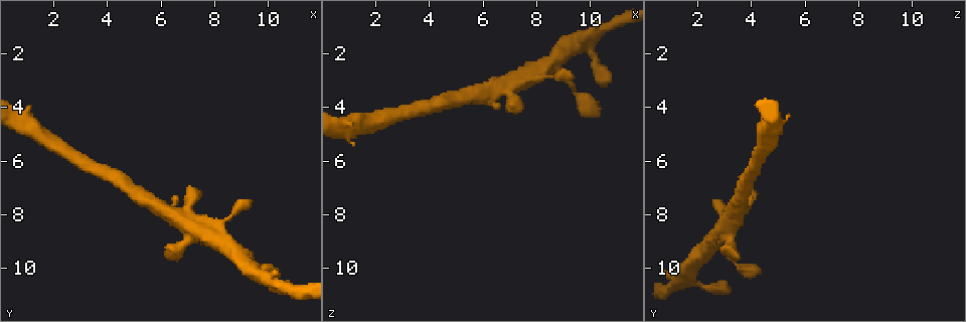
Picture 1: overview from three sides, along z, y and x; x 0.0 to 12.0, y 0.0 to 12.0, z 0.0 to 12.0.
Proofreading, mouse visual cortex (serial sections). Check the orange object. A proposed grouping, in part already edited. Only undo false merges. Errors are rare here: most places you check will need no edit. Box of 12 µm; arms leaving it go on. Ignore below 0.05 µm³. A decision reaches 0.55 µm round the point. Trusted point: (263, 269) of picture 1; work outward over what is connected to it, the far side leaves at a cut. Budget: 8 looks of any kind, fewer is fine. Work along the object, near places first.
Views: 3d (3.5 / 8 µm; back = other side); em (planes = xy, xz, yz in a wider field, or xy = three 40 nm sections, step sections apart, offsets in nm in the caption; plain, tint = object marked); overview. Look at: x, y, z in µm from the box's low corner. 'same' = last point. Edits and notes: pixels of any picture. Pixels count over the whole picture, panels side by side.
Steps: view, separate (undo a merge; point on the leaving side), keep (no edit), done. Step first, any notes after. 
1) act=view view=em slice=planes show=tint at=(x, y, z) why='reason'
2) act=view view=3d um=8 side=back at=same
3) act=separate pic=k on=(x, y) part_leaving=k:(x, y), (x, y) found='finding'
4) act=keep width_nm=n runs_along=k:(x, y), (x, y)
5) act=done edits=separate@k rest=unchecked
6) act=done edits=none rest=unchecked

act=view view=3d um=3.5 side=back at=(8.7, 9.3, 2.4) why='sharp bend'

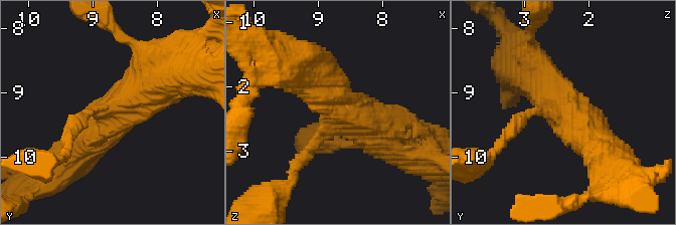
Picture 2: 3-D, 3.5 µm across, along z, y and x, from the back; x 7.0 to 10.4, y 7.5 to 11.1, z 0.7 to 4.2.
act=view view=em slice=xy step=5 show=tint at=(8.70, 9.30, 2.40) arms=3 arm_widths_nm=200,500,600 why='need the tissue'

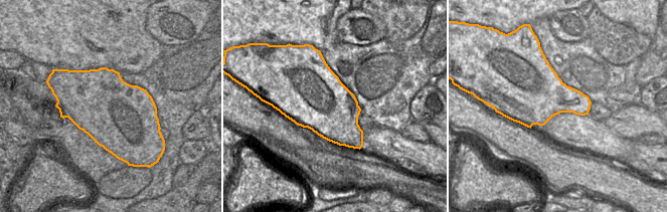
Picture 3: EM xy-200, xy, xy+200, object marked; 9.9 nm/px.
act=keep runs_along=2:(74, 130), (164, 74) found='one cell here'

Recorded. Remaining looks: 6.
act=view view=3d um=8 at=(6.8, 7.8, 3.4) why='two arms in line, one across'

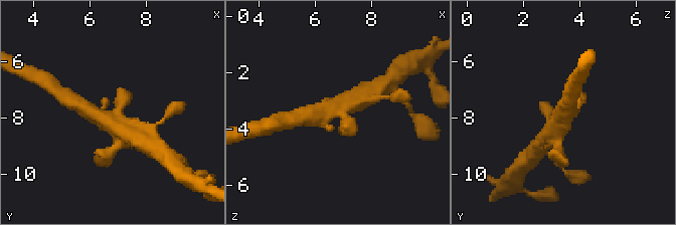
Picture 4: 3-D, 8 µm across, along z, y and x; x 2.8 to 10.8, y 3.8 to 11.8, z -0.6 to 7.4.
act=view view=em slice=xy step=1 show=tint at=(6.8, 7.9, 3.4) why='need the tissue'

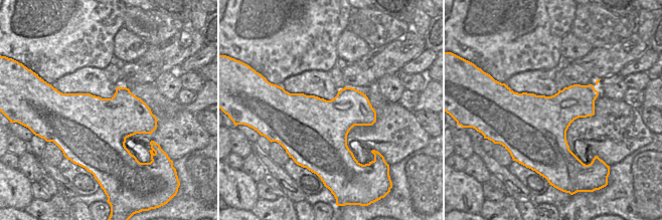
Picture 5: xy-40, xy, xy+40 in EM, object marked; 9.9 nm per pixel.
act=keep width_nm=650 runs_along=4:(131, 133), (116, 129), (82, 106) found='one cell here'

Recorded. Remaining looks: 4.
act=view view=3d um=8 at=(10.1, 10.6, 2.2) why='a narrow waist'

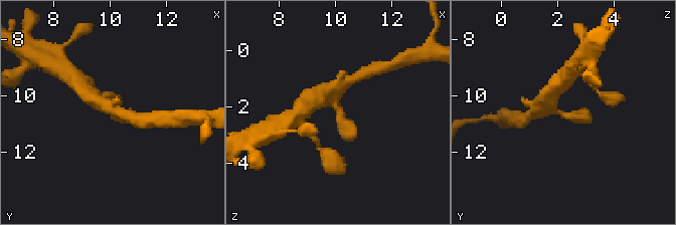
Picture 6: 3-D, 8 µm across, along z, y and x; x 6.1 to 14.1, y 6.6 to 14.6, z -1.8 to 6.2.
act=view view=em slice=xy step=3 show=tint at=(10.2, 10.7, 2.1) arm_widths_nm=400,500 why='need the tissue'

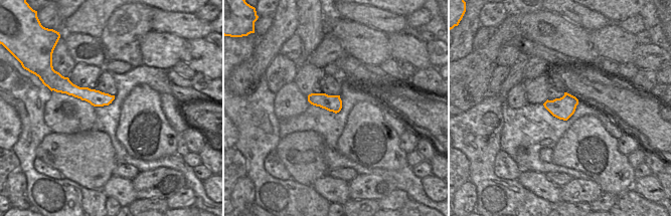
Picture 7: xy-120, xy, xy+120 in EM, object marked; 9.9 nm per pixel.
act=keep runs_along=6:(324, 93), (352, 134) found='one cell here'

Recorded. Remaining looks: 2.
act=view view=3d um=3.5 at=(0.9, 4.6, 4.8)

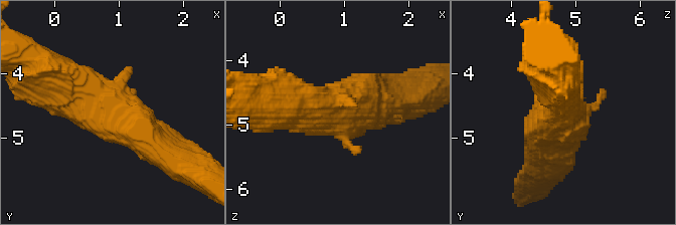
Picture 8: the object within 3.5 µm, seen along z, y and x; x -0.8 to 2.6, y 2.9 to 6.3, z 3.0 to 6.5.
act=view view=em slice=xy step=3 show=tint at=(0.85, 4.60, 4.75) why='need the tissue'

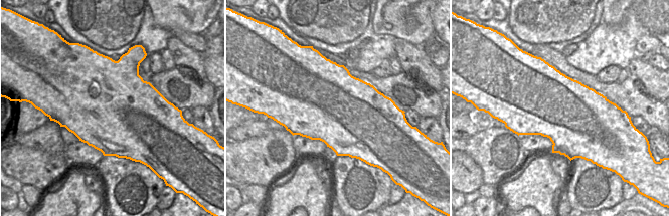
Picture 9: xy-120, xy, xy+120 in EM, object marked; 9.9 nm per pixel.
act=keep runs_along=8:(164, 151), (55, 71) found='continuous, no second cell'

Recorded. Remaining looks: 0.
act=done edits=none rest=unchecked

